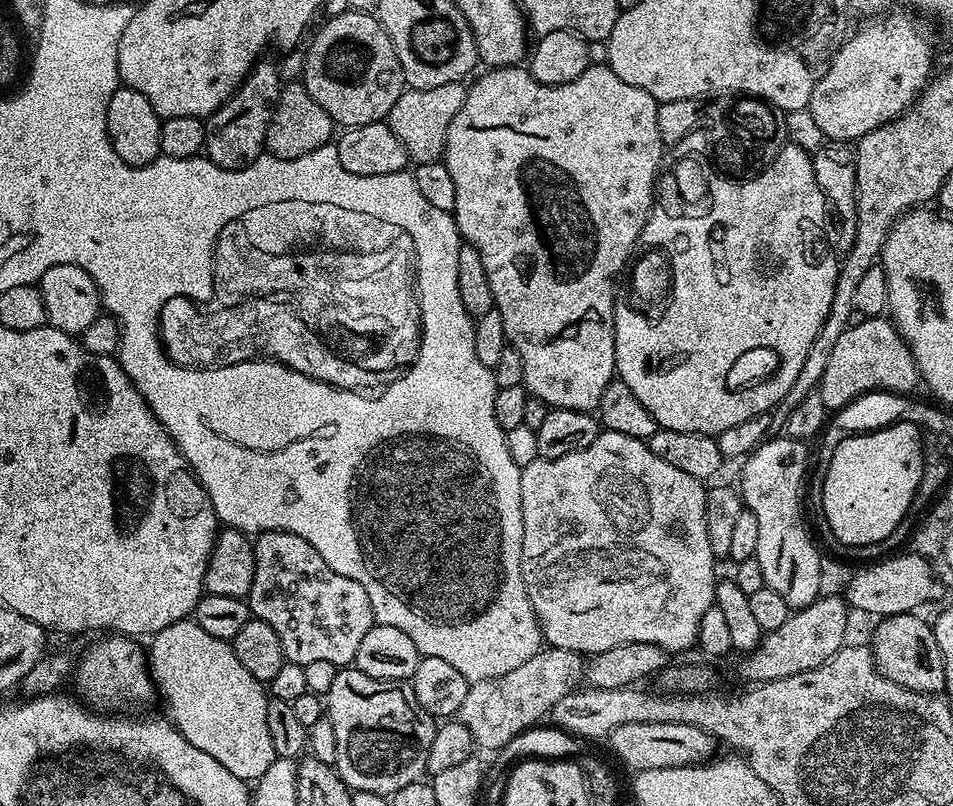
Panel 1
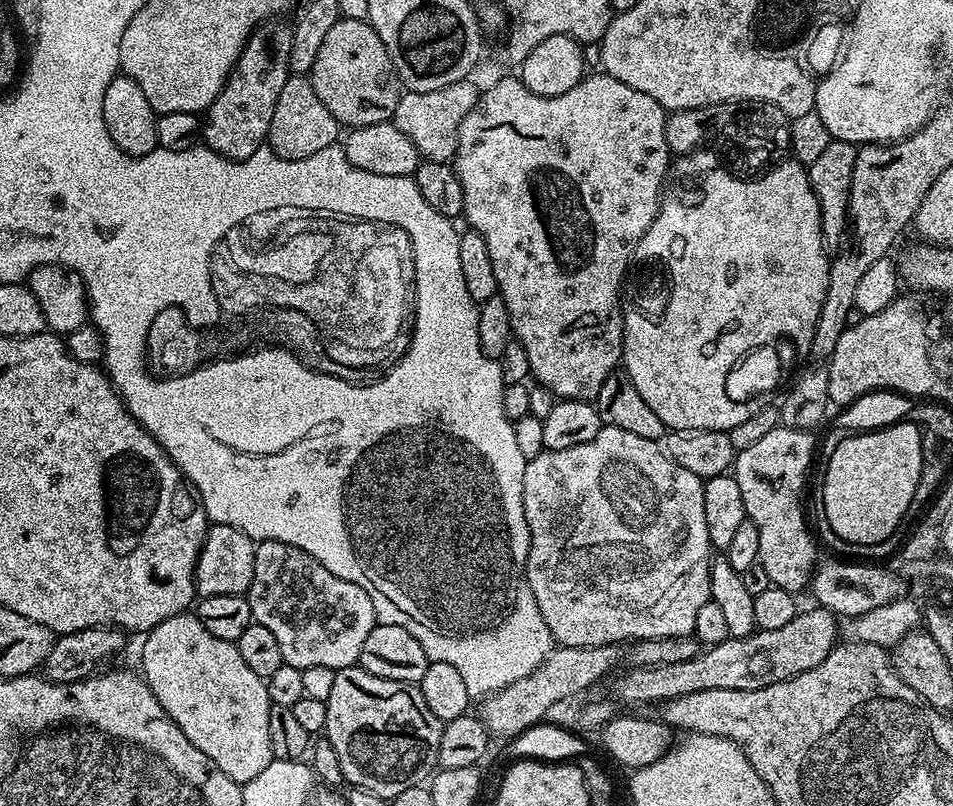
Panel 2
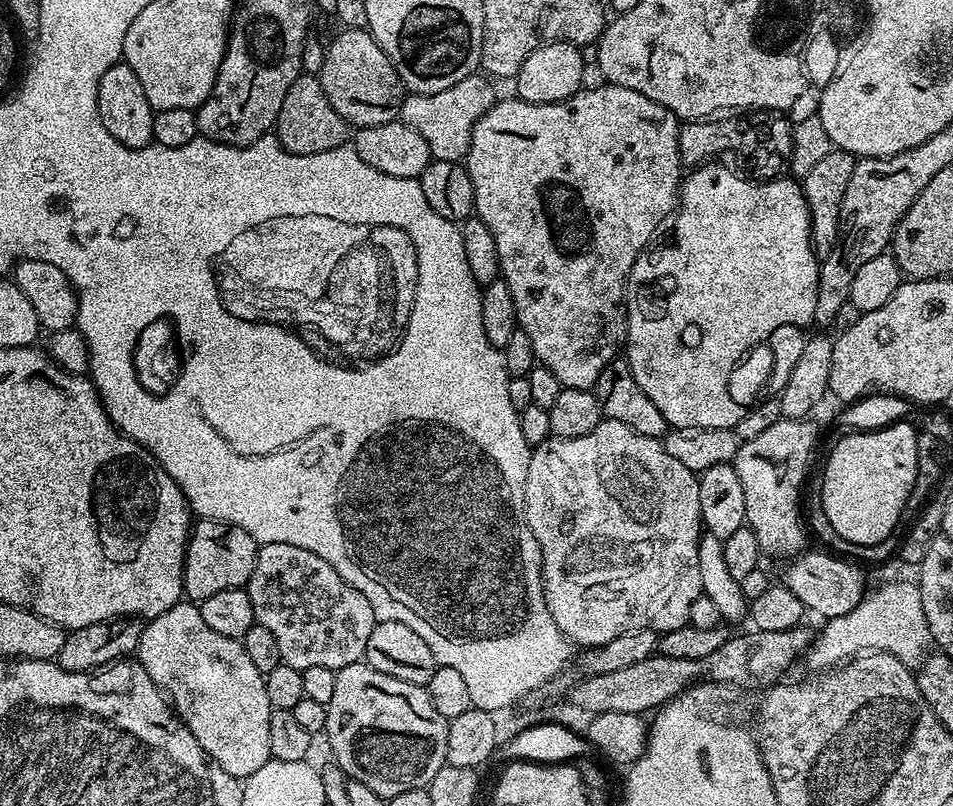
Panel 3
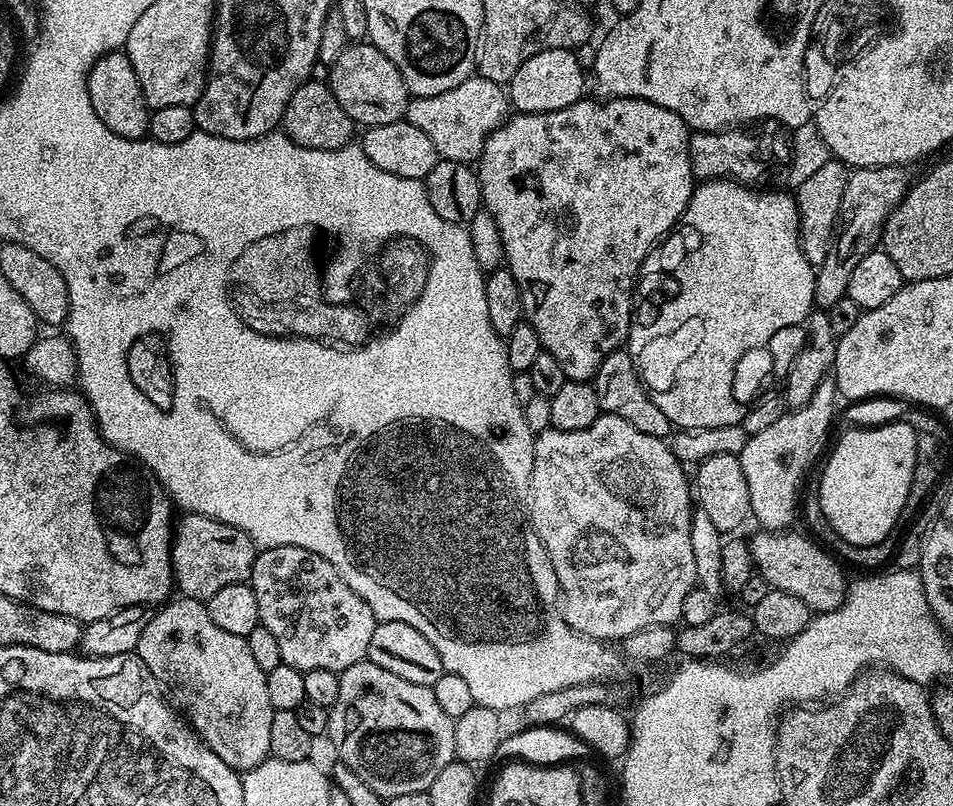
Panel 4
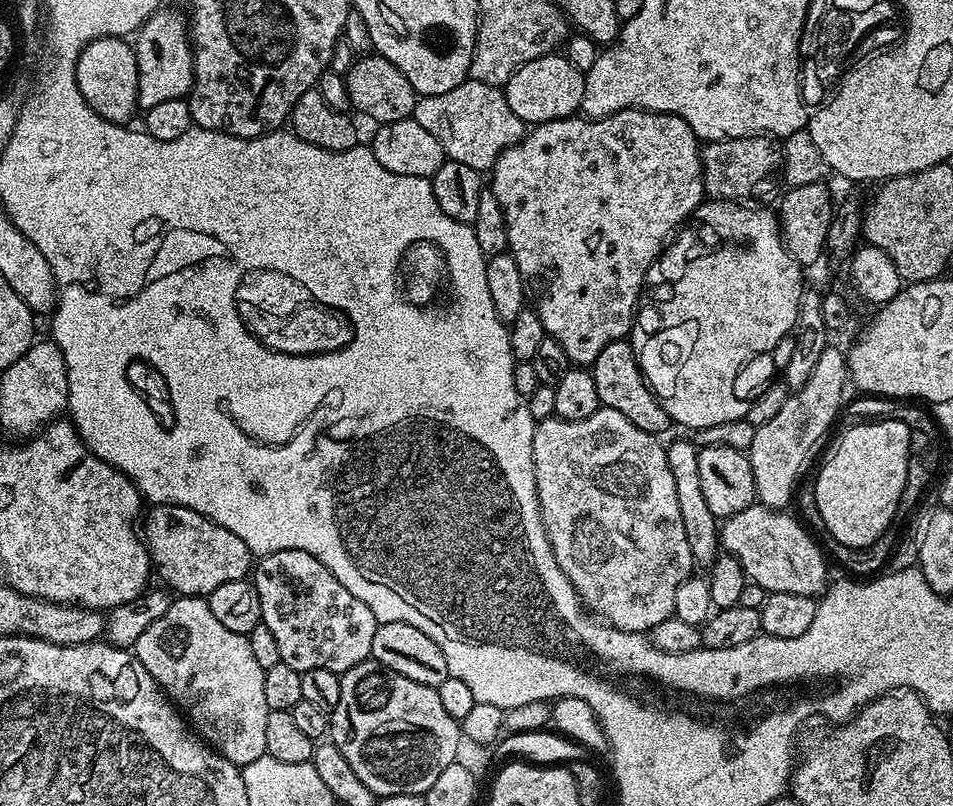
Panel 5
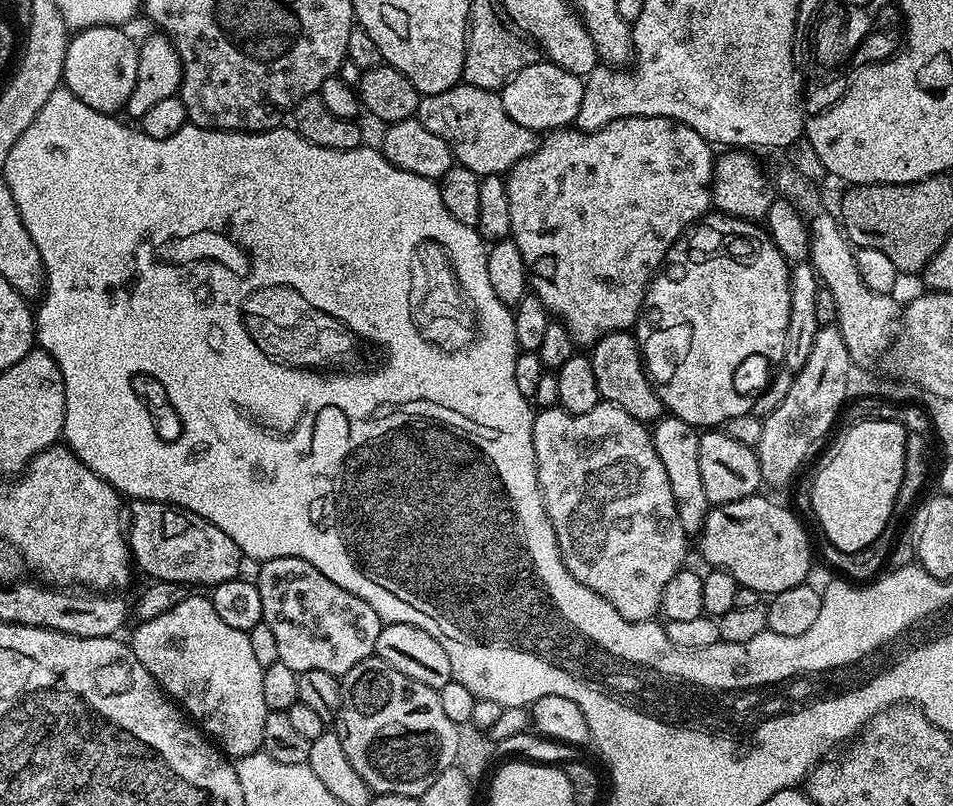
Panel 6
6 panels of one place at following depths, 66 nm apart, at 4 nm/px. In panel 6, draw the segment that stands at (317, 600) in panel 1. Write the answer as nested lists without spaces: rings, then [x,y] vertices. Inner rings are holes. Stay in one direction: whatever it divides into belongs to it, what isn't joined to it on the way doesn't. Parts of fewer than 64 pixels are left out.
[[[274,558],[265,560],[259,565],[260,573],[254,576],[258,594],[262,594],[262,614],[266,626],[270,626],[278,644],[278,660],[297,674],[306,670],[326,670],[326,674],[343,677],[358,662],[367,660],[376,651],[378,634],[382,621],[378,614],[362,598],[350,594],[350,590],[342,590],[342,586],[330,582],[326,574],[322,574],[310,562],[302,558]]]

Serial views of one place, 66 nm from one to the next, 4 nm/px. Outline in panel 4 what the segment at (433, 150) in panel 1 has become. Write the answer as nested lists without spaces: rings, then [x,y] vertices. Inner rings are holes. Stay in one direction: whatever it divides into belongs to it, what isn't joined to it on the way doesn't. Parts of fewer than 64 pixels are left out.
[[[473,74],[466,78],[466,82],[458,82],[454,90],[442,90],[442,94],[429,96],[412,96],[408,102],[406,119],[418,126],[418,130],[422,130],[430,142],[434,142],[439,159],[472,164],[479,161],[484,153],[488,135],[500,127],[509,115],[507,91],[485,76]]]

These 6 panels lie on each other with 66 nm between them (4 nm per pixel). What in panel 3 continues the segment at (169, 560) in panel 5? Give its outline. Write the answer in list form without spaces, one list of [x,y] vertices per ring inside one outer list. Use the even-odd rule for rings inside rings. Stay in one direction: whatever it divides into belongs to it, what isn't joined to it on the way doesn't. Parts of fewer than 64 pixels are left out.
[[[197,519],[188,537],[188,549],[184,551],[184,596],[199,602],[221,590],[244,588],[254,574],[257,551],[256,539],[246,534],[246,530],[221,520]]]

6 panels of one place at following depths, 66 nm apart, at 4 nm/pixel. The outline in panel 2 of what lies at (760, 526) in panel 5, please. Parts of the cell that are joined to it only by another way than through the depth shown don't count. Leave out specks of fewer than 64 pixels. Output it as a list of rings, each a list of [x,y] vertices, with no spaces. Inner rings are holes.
[[[836,560],[830,561],[829,564],[821,563],[810,577],[810,593],[812,592],[813,598],[816,599],[813,601],[827,612],[833,612],[838,618],[844,618],[844,616],[855,618],[866,614],[870,610],[878,610],[878,606],[892,604],[895,600],[901,599],[905,595],[903,582],[890,569],[879,568],[876,564],[848,563],[852,564],[839,564]]]

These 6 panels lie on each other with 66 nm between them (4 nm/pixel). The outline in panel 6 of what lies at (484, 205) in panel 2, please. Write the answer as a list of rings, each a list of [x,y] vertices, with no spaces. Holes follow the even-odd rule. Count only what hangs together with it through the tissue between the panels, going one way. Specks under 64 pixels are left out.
[[[631,116],[630,118],[618,118],[614,122],[610,122],[606,126],[599,128],[597,132],[582,132],[575,127],[569,126],[566,128],[555,129],[543,137],[539,141],[537,148],[532,151],[532,155],[519,160],[514,167],[506,173],[506,194],[510,198],[510,226],[512,227],[511,239],[518,246],[518,250],[522,250],[522,262],[528,267],[528,283],[531,291],[547,306],[549,313],[553,317],[559,318],[566,330],[570,334],[573,345],[591,346],[600,339],[601,336],[610,334],[611,332],[626,332],[629,331],[639,321],[640,314],[644,306],[644,293],[648,291],[648,286],[652,282],[653,276],[660,271],[662,265],[668,259],[668,251],[678,243],[685,231],[691,229],[701,218],[709,215],[710,209],[713,207],[712,202],[712,166],[714,163],[714,148],[707,140],[702,138],[702,134],[695,132],[690,126],[686,126],[677,120],[671,120],[665,116]]]

